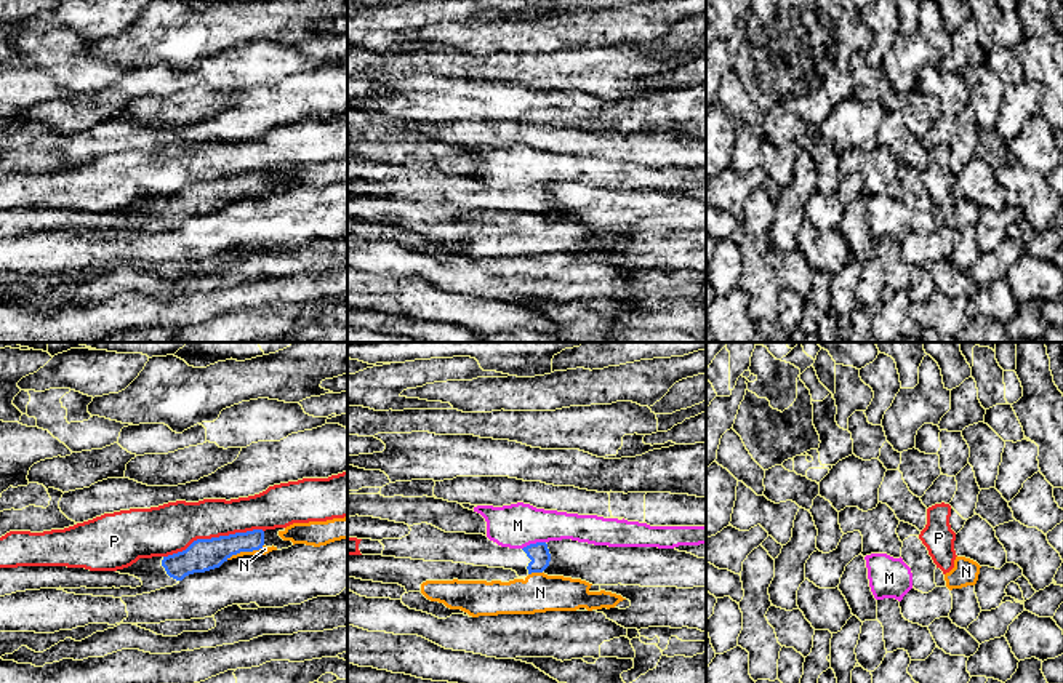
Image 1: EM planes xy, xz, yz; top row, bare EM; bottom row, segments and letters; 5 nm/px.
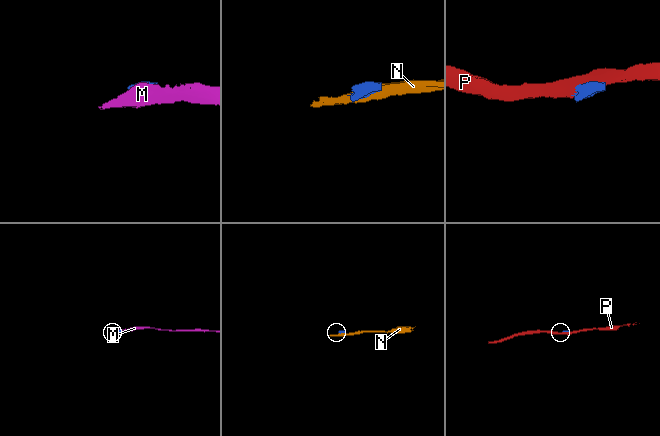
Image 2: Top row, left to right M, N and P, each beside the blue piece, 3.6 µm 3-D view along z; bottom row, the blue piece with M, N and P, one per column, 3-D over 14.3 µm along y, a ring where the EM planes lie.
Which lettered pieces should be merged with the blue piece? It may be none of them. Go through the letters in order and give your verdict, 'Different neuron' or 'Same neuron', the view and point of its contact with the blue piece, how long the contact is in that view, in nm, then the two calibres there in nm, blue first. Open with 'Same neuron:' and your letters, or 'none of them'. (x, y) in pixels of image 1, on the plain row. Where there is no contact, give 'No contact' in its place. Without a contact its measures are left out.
Same neuron: none of them
M: Different neuron. Touches blue at xz (533, 186). Shared border 130 nm. Thickness 100 nm (blue) against 220 nm
N: Different neuron. Touches blue at xy (244, 192). Shared border 200 nm. Thickness 160 nm (blue) against 40 nm
P: Different neuron. Touches blue at xy (213, 179). Shared border 500 nm. Thickness 160 nm (blue) against 260 nm

